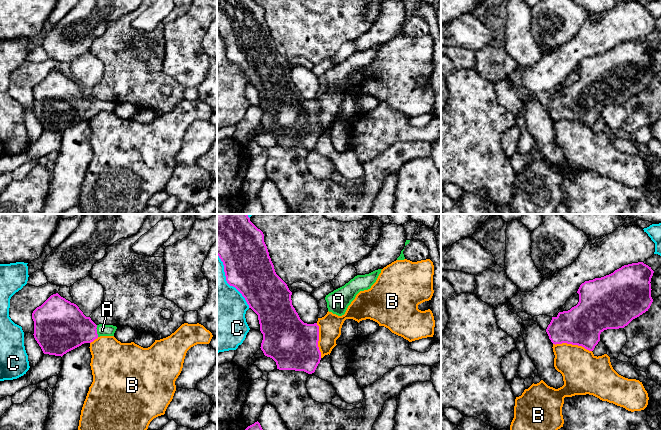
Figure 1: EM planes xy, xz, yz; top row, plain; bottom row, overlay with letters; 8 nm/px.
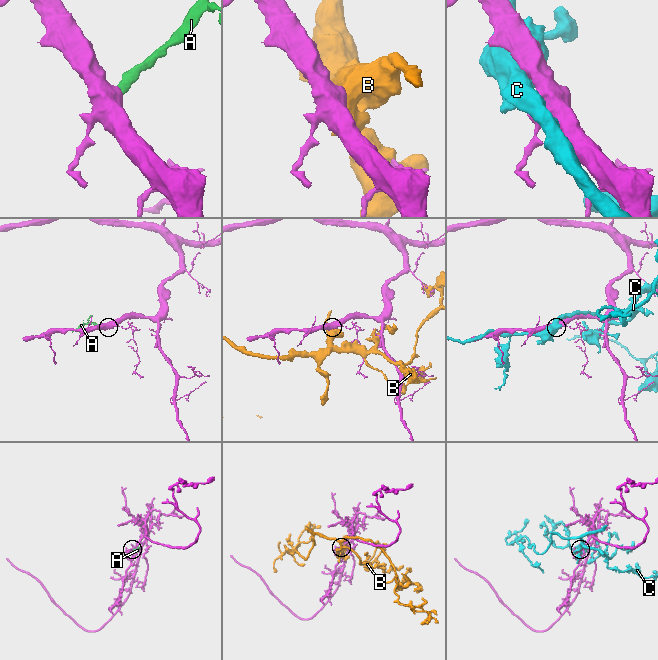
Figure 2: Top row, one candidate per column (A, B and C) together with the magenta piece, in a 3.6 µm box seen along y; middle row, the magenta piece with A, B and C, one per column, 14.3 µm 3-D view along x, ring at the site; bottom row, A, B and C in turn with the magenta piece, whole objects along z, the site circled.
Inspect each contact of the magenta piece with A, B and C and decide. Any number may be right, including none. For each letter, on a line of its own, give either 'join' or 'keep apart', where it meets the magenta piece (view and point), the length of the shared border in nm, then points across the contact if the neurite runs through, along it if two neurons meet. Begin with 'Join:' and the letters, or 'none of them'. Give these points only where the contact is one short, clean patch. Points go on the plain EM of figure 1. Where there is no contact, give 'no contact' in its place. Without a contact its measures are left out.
Join: A
A: join; meets magenta in xy at (96, 107); contact 100 nm long; runs through xy (65, 104), (96, 107), (102, 106)
B: keep apart; meets magenta in yz at (572, 120); contact 320 nm long
C: keep apart; meets magenta in xz at (227, 58); contact 500 nm long

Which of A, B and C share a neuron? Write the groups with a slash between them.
A / B / C

